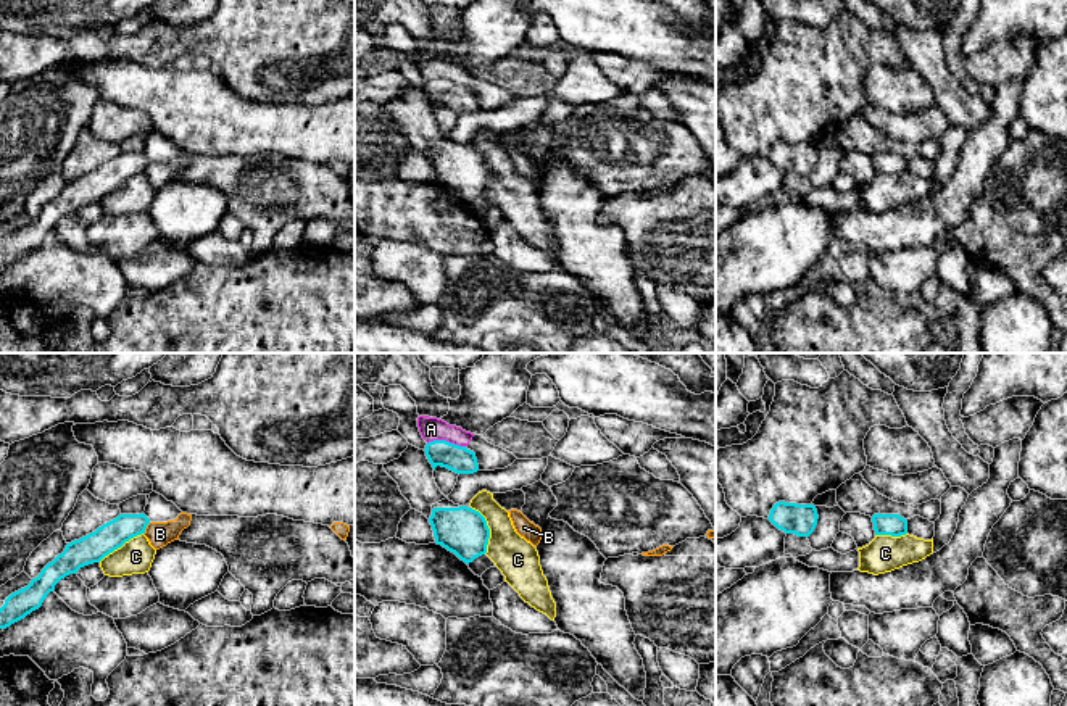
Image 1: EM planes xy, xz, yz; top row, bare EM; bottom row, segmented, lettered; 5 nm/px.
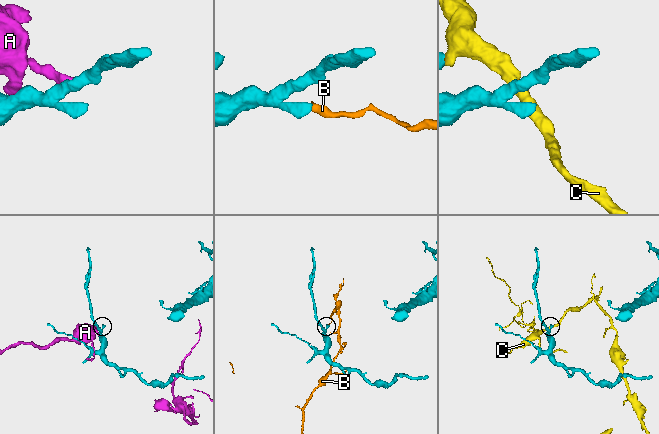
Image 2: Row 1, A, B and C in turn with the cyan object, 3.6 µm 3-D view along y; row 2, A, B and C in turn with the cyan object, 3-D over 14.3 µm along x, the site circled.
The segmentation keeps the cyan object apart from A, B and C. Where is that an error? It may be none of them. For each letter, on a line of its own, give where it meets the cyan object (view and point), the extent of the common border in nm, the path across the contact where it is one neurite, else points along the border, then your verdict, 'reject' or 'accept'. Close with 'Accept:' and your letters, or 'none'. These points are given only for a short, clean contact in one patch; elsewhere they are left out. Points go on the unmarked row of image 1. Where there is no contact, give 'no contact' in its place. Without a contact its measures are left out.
A: xz (445, 79) | 190 nm | reject
B: xy (145, 166) | 70 nm | along xy (150, 161), (144, 173) | reject
C: xz (489, 168) | 260 nm | reject
Accept: none

